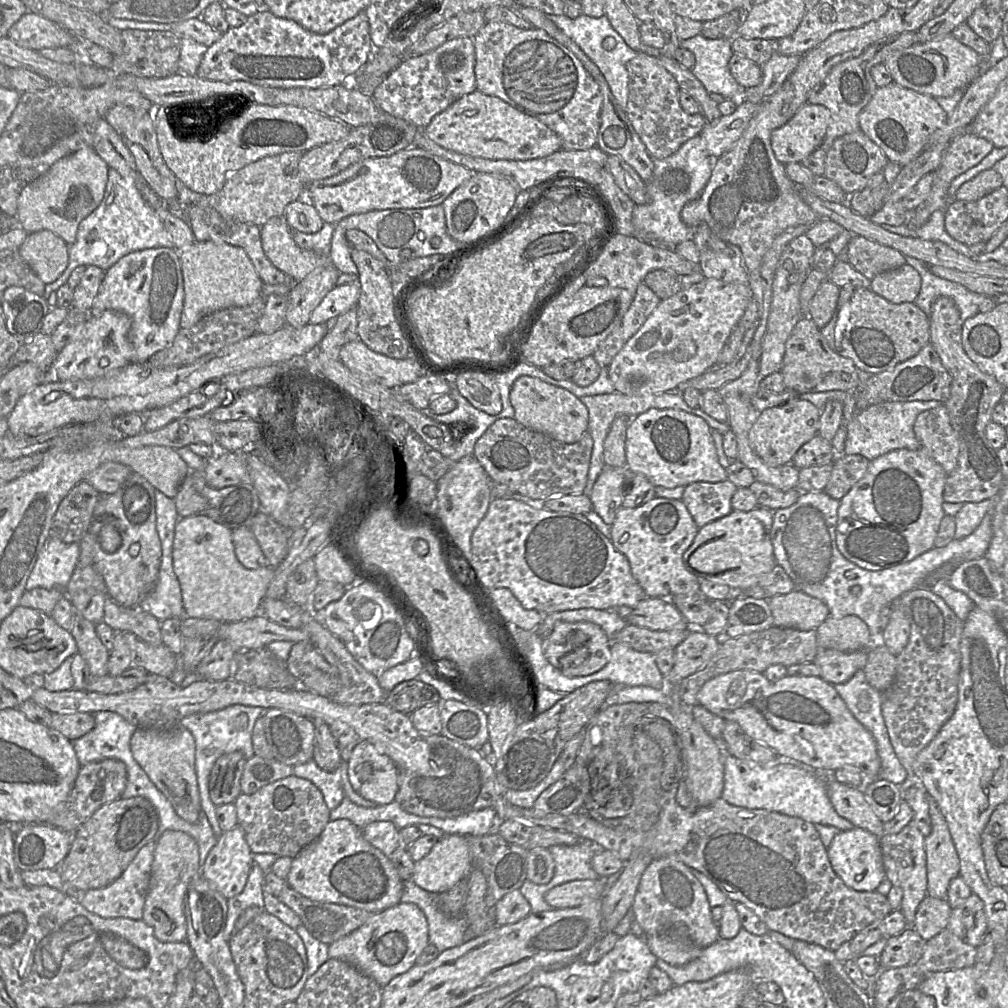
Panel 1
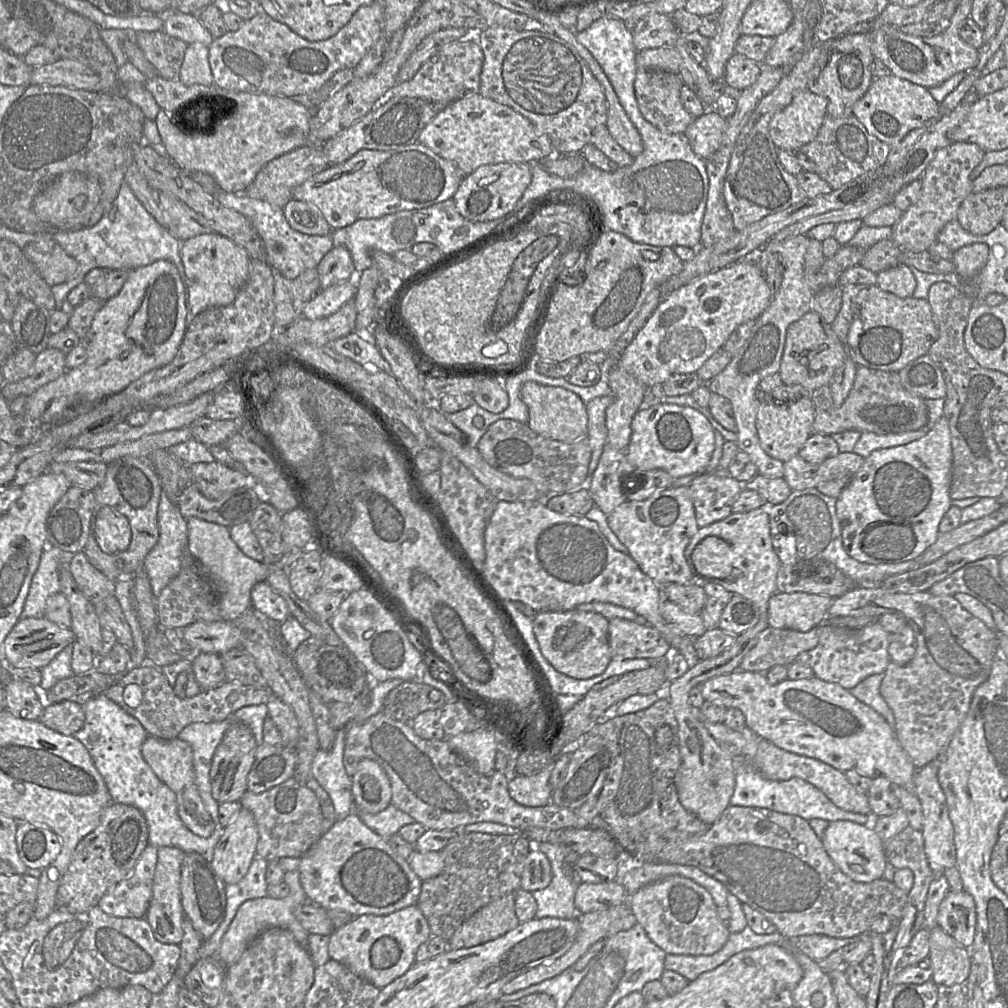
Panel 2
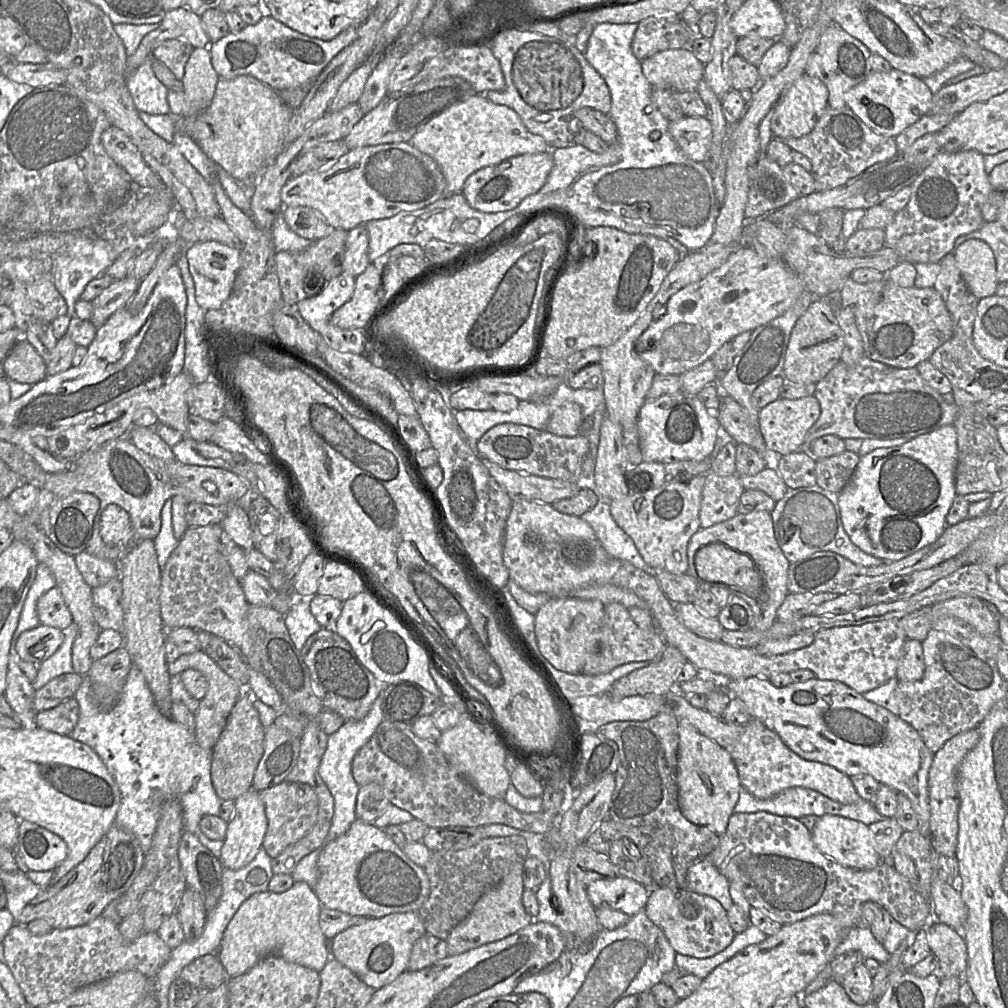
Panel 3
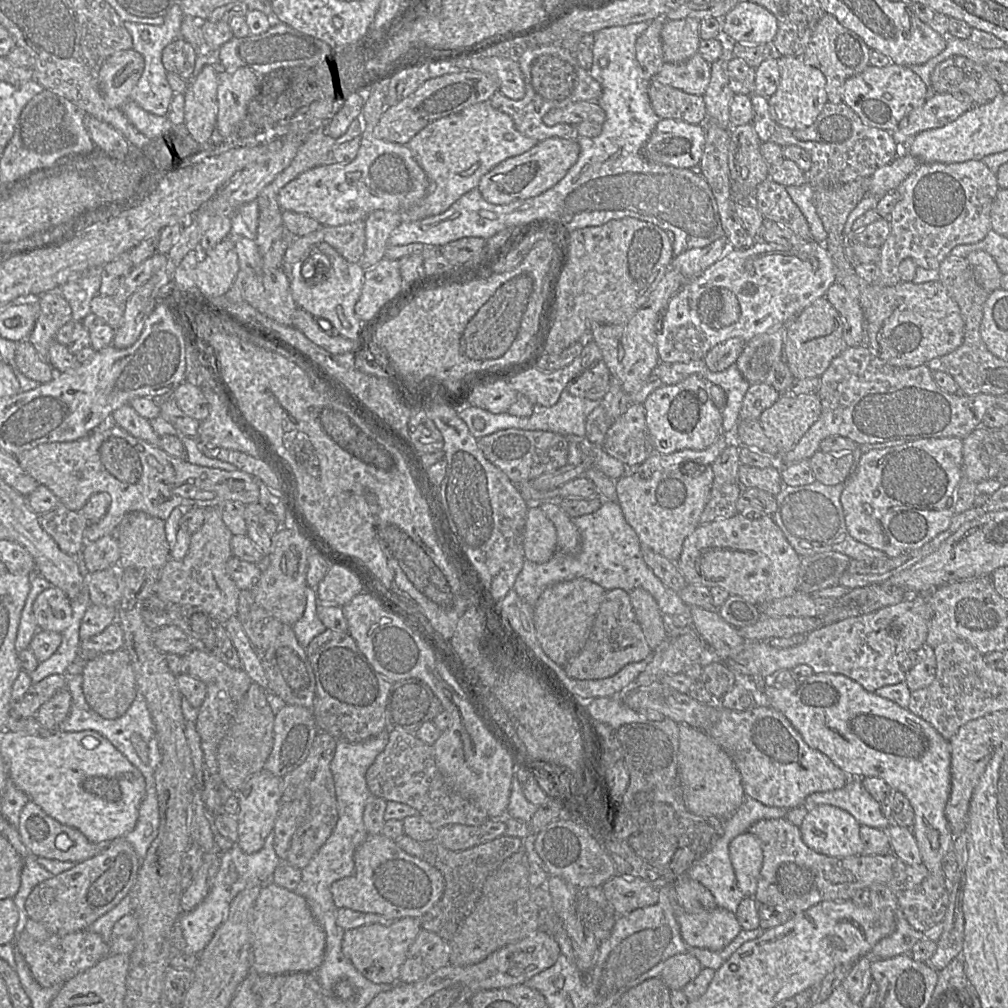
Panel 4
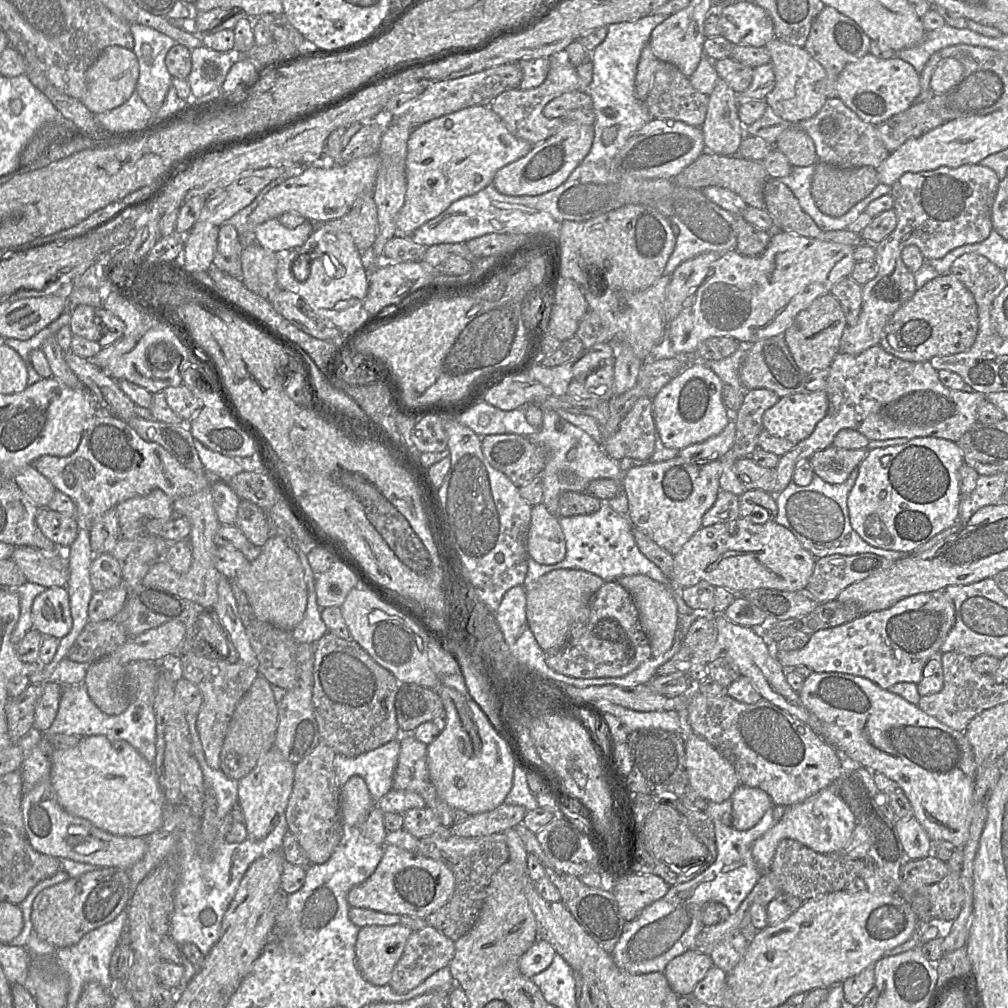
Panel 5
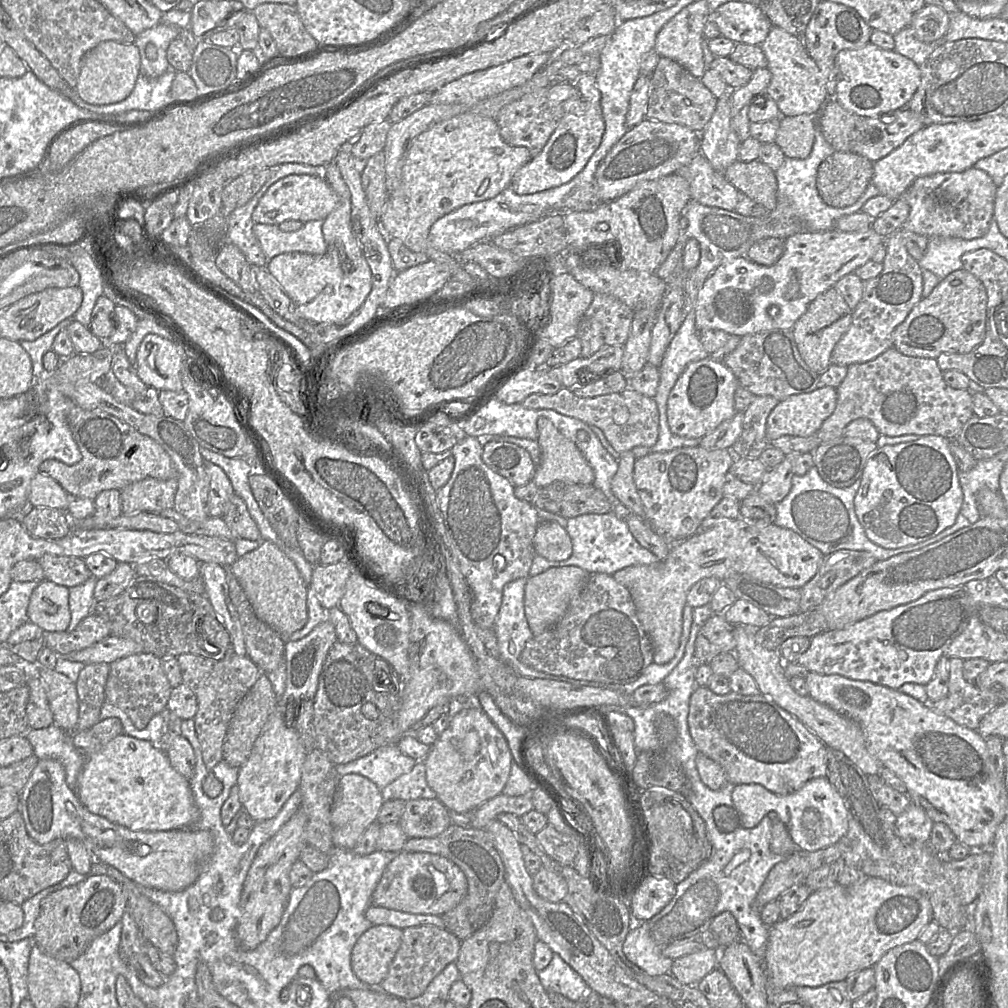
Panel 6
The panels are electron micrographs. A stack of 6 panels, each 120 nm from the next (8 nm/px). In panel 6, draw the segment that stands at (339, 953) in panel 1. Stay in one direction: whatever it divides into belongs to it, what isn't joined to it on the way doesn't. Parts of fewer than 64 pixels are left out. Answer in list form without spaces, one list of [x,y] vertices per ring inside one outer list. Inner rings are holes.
[[[373,925],[356,941],[351,953],[355,975],[370,986],[378,986],[402,941],[403,929],[391,925]]]

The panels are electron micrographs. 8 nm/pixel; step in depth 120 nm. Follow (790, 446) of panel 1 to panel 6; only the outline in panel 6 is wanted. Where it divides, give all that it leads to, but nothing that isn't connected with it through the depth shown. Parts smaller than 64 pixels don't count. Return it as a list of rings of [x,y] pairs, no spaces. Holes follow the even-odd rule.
[[[829,386],[780,401],[767,418],[767,439],[772,441],[782,436],[815,435],[834,412],[836,404],[836,388]]]

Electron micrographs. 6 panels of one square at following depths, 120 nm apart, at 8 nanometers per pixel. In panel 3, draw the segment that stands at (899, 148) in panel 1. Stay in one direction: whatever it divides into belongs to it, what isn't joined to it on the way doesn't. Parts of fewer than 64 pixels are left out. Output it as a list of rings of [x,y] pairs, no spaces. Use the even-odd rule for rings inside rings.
[[[891,69],[871,73],[864,81],[845,94],[848,106],[873,131],[888,137],[897,137],[909,126],[930,112],[933,94],[921,78]]]

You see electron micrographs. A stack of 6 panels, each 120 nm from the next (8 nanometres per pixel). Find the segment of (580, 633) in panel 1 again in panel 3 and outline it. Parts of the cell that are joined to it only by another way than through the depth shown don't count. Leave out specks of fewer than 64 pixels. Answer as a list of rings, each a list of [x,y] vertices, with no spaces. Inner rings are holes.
[[[552,597],[535,614],[535,634],[538,648],[559,671],[580,674],[587,660],[599,648],[604,604],[599,600],[575,597]]]

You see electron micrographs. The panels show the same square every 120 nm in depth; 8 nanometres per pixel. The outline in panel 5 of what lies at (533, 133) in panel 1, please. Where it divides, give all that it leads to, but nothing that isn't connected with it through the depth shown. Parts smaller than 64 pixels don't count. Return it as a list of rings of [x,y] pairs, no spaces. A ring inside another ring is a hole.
[[[471,106],[464,109],[461,109],[457,112],[453,112],[447,115],[443,115],[439,118],[435,118],[427,123],[422,124],[421,126],[415,128],[408,139],[407,143],[407,157],[406,157],[406,194],[405,194],[405,202],[400,212],[398,213],[396,219],[396,227],[397,233],[401,236],[410,237],[413,232],[418,229],[420,226],[432,220],[433,218],[440,215],[443,211],[445,211],[453,202],[466,197],[471,196],[484,189],[488,185],[492,183],[492,180],[496,174],[496,172],[502,167],[526,156],[530,150],[532,149],[532,145],[522,139],[516,138],[513,136],[505,124],[501,120],[501,118],[494,113],[489,106]]]

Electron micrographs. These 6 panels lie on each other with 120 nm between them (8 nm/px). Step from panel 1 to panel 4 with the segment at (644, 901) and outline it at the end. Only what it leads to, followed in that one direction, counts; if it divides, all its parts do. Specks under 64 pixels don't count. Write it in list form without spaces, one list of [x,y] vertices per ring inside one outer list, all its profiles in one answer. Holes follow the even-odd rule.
[[[721,907],[697,914],[678,910],[676,919],[683,941],[691,948],[722,950],[742,930],[735,913]]]

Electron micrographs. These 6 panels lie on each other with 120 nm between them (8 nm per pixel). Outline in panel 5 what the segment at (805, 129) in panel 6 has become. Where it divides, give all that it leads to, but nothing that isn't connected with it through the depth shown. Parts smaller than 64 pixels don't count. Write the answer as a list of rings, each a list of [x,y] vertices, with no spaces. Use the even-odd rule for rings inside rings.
[[[796,126],[782,132],[774,147],[785,155],[792,167],[807,167],[818,162],[813,140]]]

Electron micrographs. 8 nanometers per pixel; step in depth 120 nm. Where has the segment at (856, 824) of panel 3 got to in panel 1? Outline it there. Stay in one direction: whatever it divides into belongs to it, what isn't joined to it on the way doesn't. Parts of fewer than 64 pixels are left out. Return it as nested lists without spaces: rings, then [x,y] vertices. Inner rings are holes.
[[[854,827],[851,830],[841,831],[832,840],[827,852],[836,875],[847,887],[853,890],[876,891],[886,877],[880,848],[880,837],[865,829]]]

